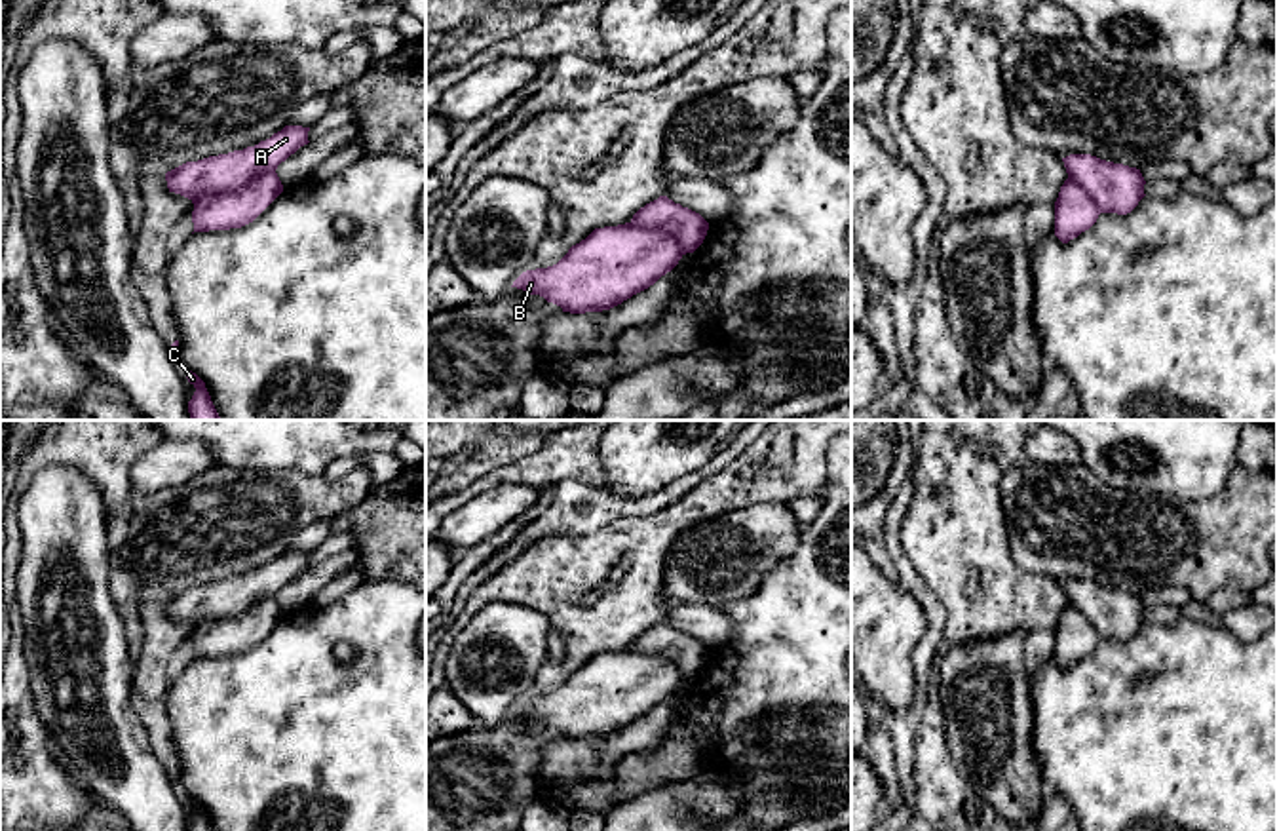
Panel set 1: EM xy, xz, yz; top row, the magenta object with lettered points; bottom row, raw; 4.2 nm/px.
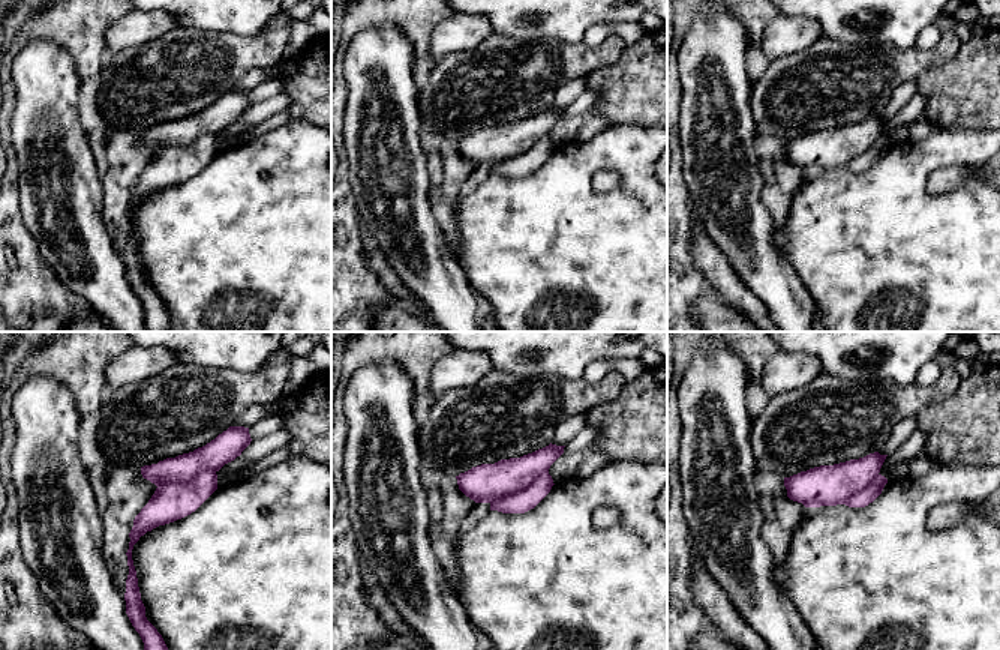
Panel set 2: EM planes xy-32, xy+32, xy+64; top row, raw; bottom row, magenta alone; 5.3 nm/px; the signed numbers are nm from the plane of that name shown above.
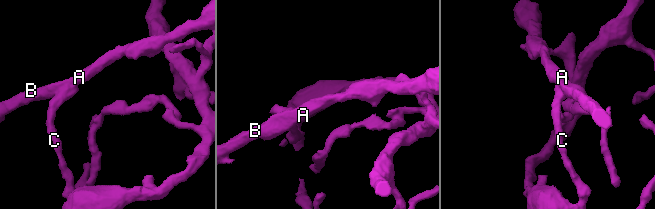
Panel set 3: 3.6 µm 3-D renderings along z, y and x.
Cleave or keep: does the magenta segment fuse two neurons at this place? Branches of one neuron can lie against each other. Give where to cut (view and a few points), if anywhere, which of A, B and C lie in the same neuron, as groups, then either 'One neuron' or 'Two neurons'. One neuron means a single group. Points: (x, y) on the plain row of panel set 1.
Split along xy (274, 596), (261, 598), (246, 611), (219, 617), (194, 632). Groups: A B / C. Two neurons

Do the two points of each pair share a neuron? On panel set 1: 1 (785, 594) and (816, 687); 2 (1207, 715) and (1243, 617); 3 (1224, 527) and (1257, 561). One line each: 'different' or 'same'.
1: same
2: different
3: same

